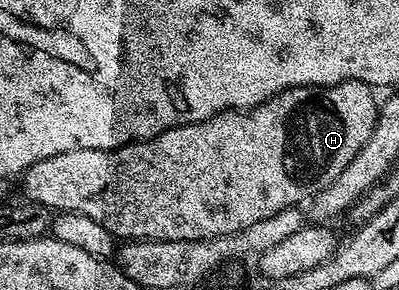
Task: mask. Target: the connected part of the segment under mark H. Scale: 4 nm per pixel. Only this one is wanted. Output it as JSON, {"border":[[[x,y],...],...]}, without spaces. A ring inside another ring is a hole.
{"border":[[[343,81],[337,85],[299,85],[293,89],[283,89],[281,93],[274,94],[270,99],[266,99],[261,105],[256,105],[253,109],[227,109],[225,113],[215,113],[210,119],[205,121],[195,121],[189,125],[176,125],[172,129],[162,131],[156,137],[150,137],[146,141],[131,141],[129,145],[119,145],[117,149],[75,149],[74,151],[62,151],[62,155],[54,155],[50,159],[42,159],[38,163],[34,163],[30,168],[25,169],[22,174],[24,180],[24,197],[29,201],[36,202],[37,205],[45,205],[49,211],[59,211],[62,213],[81,213],[82,215],[90,215],[90,219],[95,221],[103,221],[110,223],[110,228],[117,238],[131,239],[134,241],[200,241],[204,237],[221,237],[223,233],[237,233],[243,229],[248,229],[252,223],[258,223],[260,219],[270,219],[272,215],[278,215],[283,209],[293,208],[296,201],[307,202],[309,198],[320,192],[321,189],[334,183],[334,179],[338,179],[338,175],[342,175],[342,171],[346,171],[346,167],[350,163],[350,159],[354,159],[362,151],[362,147],[366,147],[366,139],[370,139],[370,135],[376,126],[376,115],[378,112],[378,97],[374,94],[373,86],[362,83],[361,81]]]}

